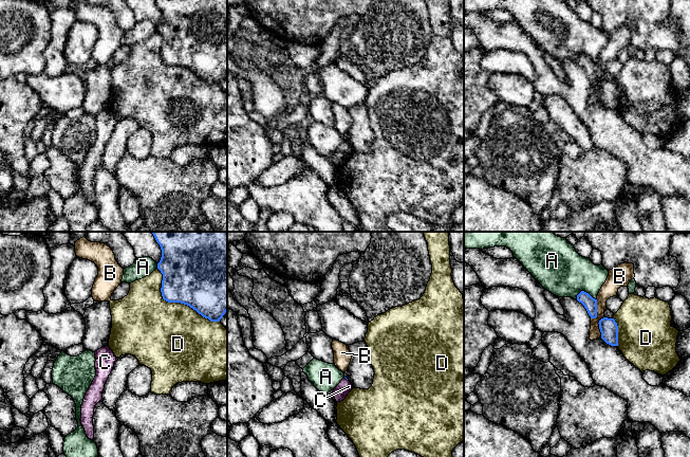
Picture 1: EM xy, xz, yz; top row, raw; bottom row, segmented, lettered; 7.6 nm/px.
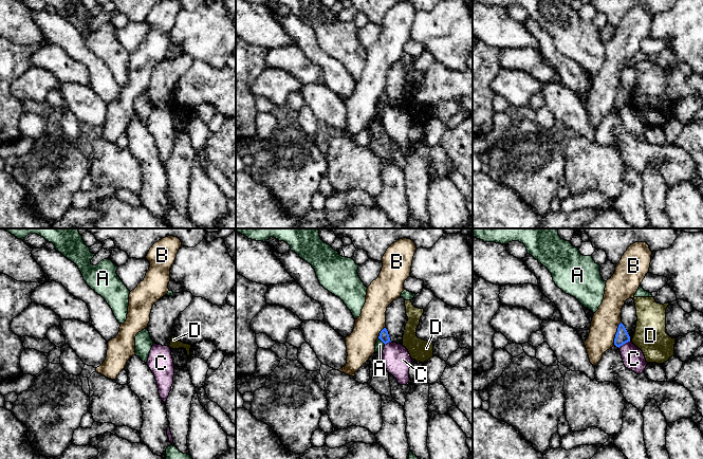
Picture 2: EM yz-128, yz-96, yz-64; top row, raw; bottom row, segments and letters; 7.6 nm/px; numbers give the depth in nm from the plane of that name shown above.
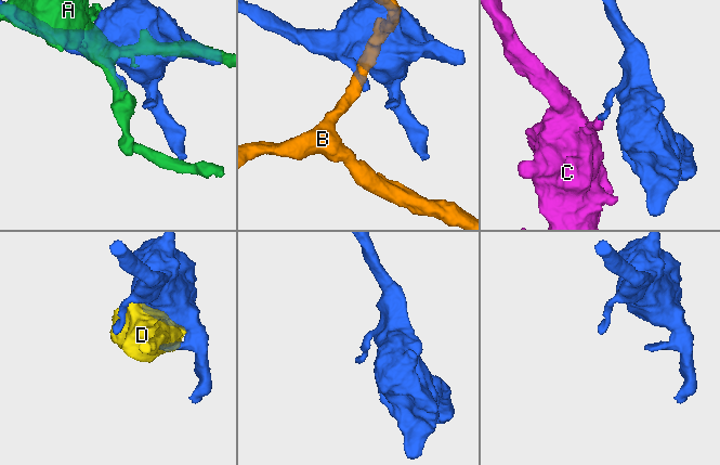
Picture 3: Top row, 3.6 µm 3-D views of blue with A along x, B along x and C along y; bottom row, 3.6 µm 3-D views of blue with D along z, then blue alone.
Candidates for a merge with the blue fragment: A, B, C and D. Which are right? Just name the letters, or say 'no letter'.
no letter

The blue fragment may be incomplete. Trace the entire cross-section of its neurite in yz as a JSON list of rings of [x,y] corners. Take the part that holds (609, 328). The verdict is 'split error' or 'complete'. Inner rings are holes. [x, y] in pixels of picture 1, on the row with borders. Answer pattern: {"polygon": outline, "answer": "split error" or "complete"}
{"polygon": [[[603,317],[598,324],[601,339],[611,346],[618,346],[618,326],[615,319]]], "answer": "complete"}

